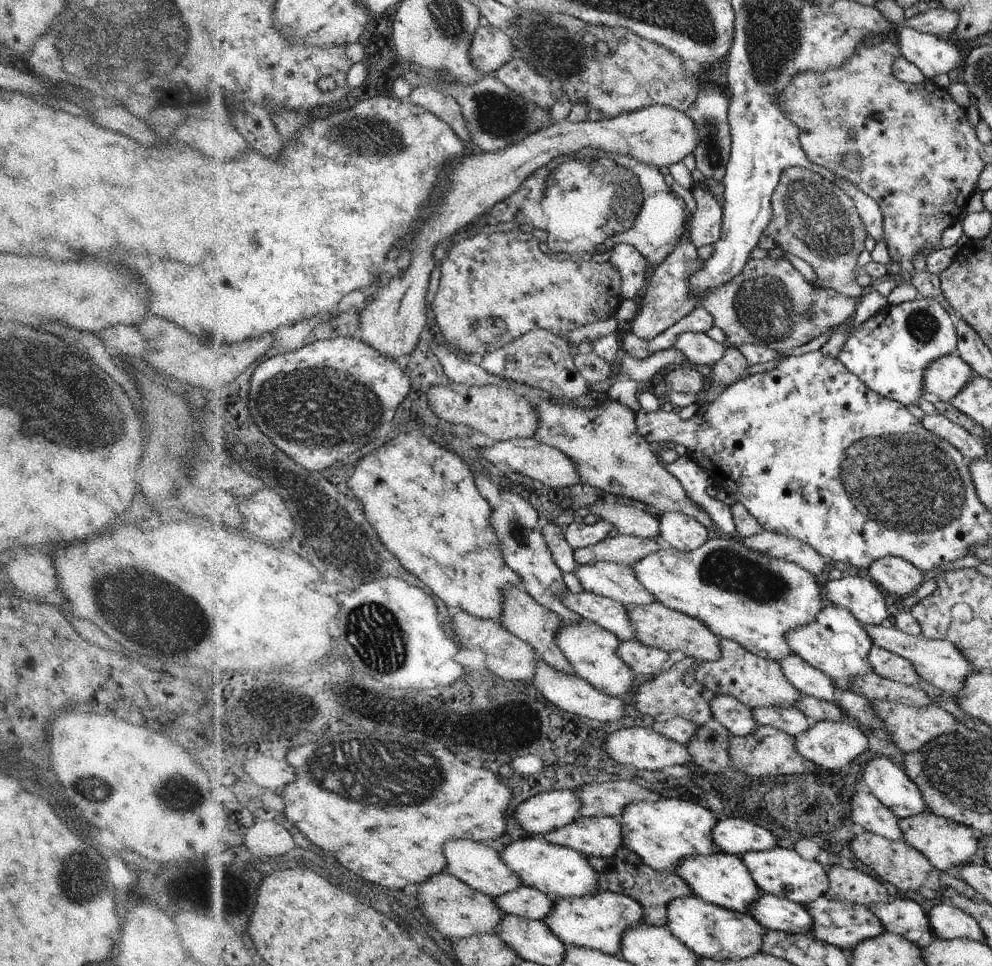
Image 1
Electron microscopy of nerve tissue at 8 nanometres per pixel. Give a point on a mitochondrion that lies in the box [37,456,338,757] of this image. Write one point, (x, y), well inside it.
(153, 603)

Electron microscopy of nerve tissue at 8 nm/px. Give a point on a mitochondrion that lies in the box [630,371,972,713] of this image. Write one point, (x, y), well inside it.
(750, 577)

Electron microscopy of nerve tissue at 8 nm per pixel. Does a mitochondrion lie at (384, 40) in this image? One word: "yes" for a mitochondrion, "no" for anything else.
no

